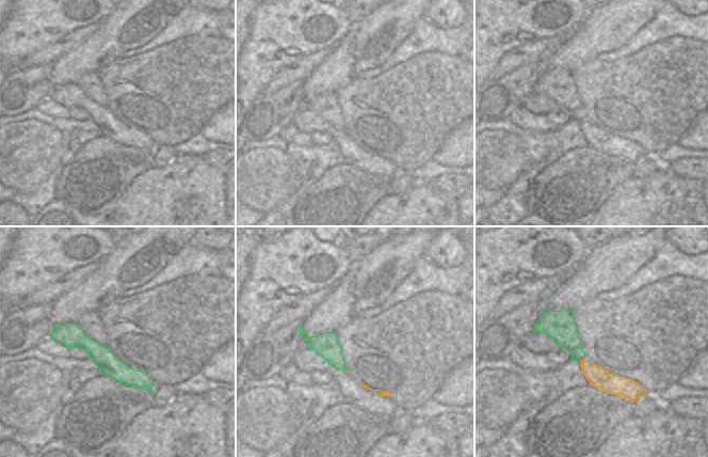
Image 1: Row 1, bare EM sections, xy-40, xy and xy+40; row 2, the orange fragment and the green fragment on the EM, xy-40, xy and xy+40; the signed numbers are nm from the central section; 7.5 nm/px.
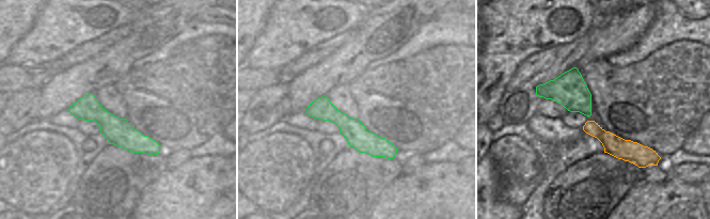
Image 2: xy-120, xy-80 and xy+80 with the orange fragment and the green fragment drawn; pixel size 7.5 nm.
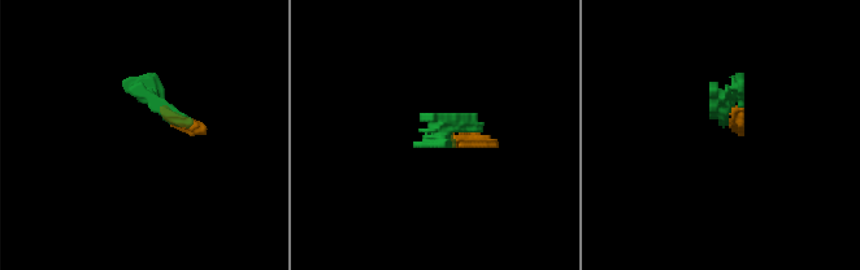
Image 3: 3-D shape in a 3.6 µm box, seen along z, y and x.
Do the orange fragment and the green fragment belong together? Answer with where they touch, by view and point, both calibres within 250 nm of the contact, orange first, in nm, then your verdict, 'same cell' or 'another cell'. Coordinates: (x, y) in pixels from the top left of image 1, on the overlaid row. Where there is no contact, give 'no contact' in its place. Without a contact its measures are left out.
xy+40 (582, 360) | 150/190 nm | same cell

